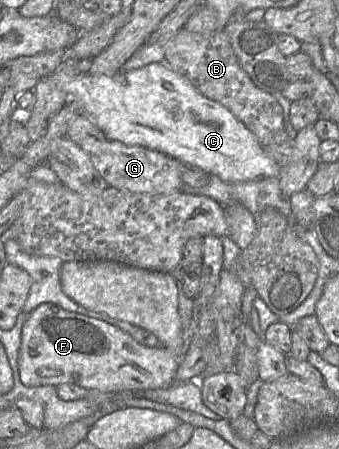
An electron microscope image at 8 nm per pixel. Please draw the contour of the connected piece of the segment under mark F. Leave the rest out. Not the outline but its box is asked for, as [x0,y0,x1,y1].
[19,303,182,394]

